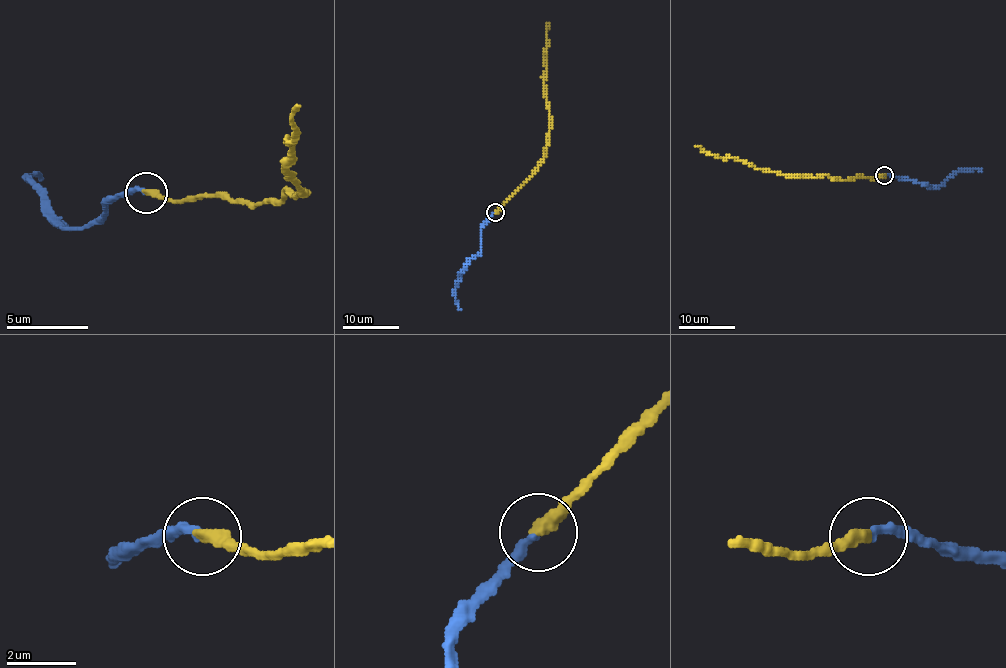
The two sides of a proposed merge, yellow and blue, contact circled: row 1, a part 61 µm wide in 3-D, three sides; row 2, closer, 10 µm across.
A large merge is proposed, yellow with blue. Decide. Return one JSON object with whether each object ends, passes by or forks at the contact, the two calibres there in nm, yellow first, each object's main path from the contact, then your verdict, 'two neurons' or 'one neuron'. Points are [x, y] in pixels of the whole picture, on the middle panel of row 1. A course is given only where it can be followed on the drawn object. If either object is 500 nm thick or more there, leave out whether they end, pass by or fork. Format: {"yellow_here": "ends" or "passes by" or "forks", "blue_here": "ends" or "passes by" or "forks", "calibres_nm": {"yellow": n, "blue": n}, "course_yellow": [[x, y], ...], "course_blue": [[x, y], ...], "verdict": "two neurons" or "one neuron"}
{"yellow_here": "ends", "blue_here": "ends", "calibres_nm": {"yellow": 400, "blue": 280}, "course_yellow": [[496, 212], [531, 175], [544, 154], [550, 110], [544, 86], [548, 22]], "course_blue": [[496, 212], [482, 229], [482, 251], [469, 260], [456, 285], [455, 300], [460, 310]], "verdict": "one neuron"}

